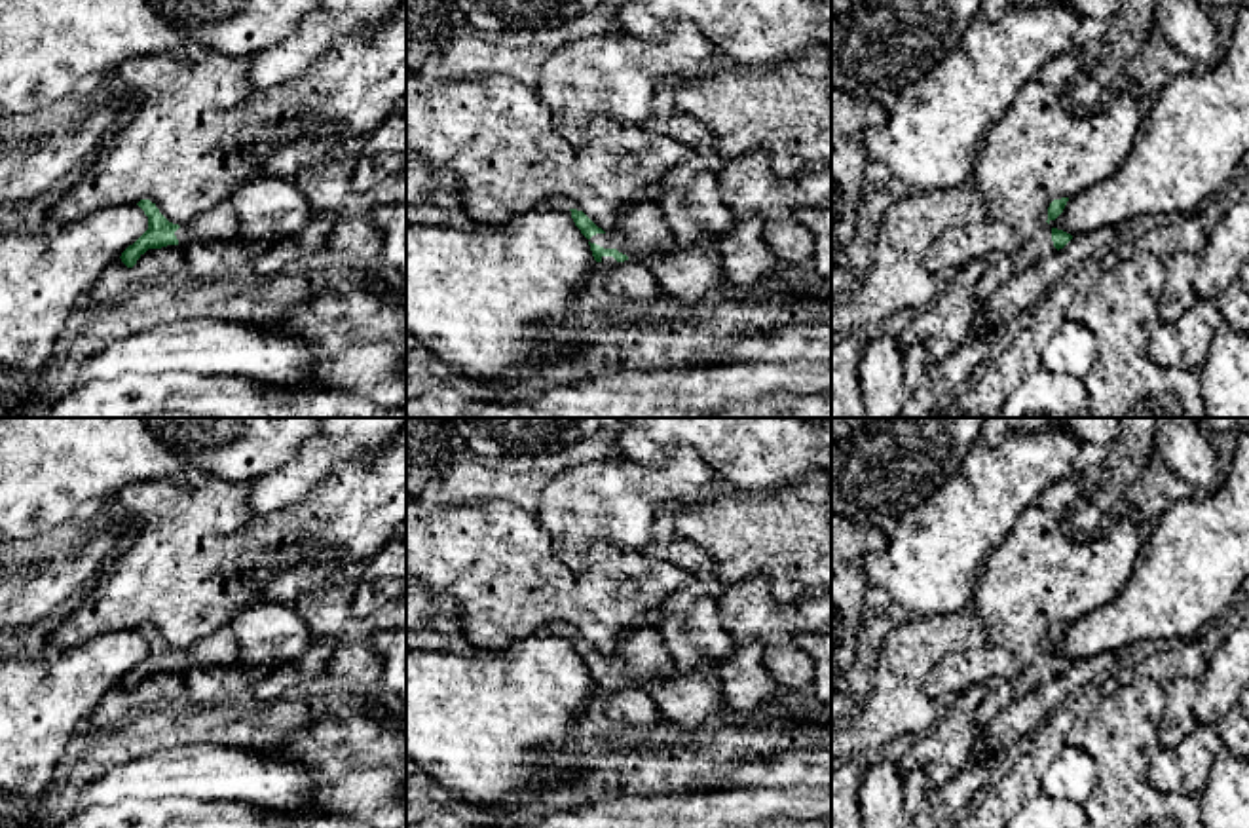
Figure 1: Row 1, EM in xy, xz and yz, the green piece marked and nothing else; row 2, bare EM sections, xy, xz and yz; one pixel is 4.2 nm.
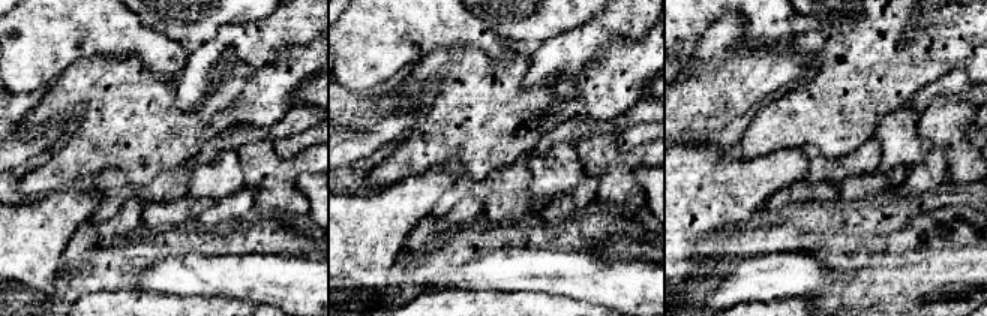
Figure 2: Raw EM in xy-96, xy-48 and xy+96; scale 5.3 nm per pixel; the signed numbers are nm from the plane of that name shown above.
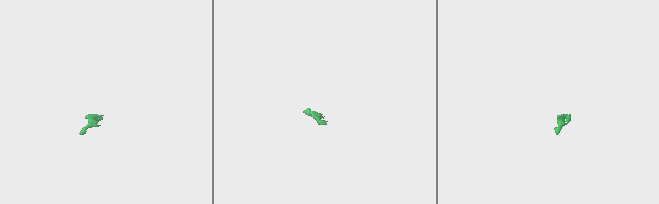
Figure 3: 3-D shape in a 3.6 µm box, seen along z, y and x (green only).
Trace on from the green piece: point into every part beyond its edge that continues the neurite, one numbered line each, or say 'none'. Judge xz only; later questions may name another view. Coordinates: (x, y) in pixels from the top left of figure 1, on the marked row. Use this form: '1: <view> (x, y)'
1: xz (642, 230)

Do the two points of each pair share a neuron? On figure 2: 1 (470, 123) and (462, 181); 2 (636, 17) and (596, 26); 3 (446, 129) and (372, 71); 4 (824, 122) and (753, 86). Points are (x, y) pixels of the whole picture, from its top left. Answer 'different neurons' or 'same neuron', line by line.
1: different neurons
2: same neuron
3: different neurons
4: different neurons

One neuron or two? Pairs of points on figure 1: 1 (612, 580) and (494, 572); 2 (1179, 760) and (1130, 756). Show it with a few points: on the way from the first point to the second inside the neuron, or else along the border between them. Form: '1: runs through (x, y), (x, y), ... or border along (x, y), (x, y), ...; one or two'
1: runs through (583, 585), (522, 585); one
2: border along (1162, 747), (1151, 762), (1147, 779), (1170, 794); two

